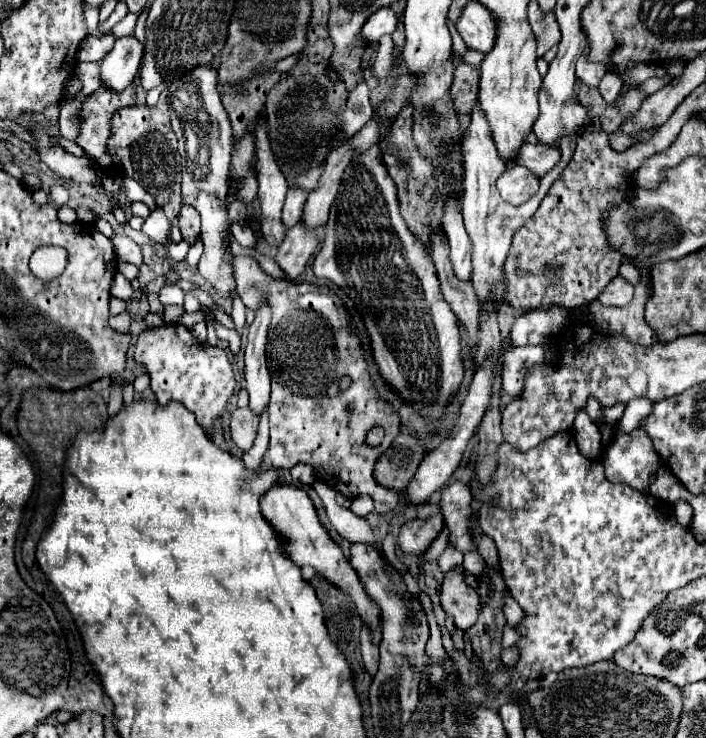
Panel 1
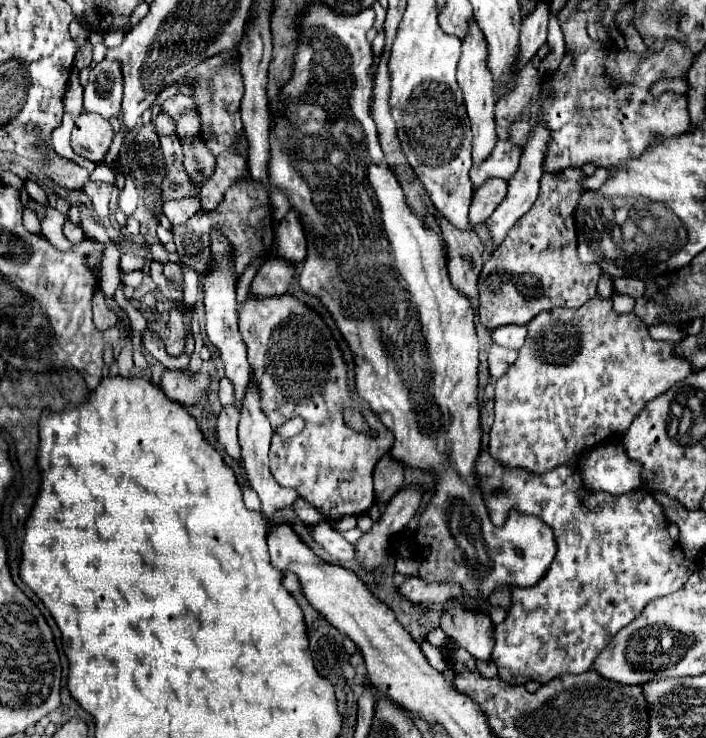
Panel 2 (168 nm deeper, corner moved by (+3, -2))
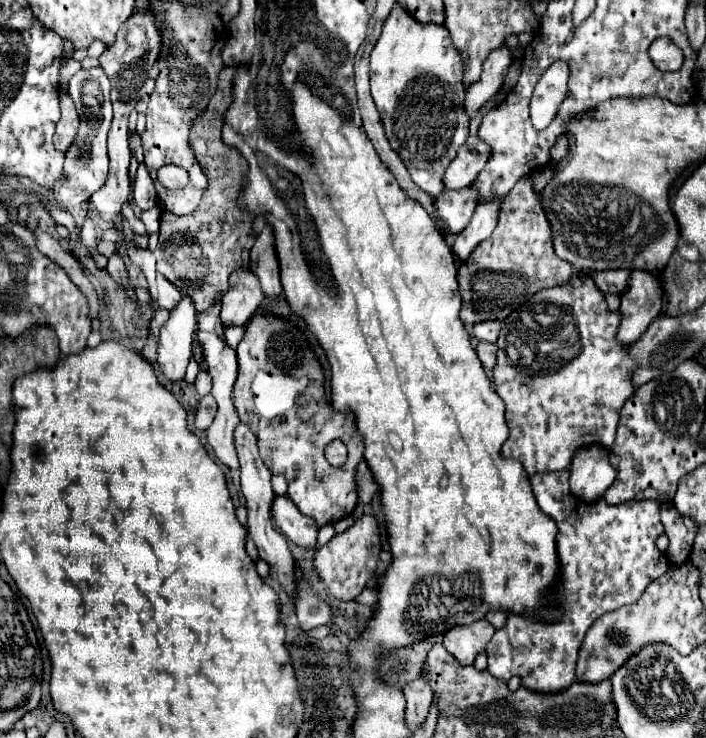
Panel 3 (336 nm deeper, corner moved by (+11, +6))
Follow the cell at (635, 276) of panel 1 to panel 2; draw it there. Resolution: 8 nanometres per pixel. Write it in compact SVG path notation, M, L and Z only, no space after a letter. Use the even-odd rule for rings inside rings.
M618 277L614 279L614 291L620 291L624 295L638 299L640 295L644 295L644 281L636 277Z

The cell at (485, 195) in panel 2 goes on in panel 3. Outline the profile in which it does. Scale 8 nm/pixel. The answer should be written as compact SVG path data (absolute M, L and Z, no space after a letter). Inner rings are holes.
M464 187L464 191L444 191L434 199L434 221L442 235L456 237L472 219L476 205L476 191Z

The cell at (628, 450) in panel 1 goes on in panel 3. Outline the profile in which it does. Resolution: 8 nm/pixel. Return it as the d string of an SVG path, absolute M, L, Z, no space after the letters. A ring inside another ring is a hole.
M588 445L576 451L570 465L570 491L574 497L594 503L614 481L614 471L608 463L608 449Z

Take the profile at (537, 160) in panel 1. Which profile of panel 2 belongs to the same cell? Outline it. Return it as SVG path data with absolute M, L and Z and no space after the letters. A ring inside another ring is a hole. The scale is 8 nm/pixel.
M498 139L492 155L480 167L472 167L470 179L472 179L474 187L482 185L490 177L512 179L520 167L520 157L522 157L522 149L518 145L514 145L512 141Z

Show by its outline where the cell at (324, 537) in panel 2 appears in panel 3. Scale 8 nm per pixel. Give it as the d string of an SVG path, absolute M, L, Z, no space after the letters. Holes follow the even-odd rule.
M274 495L270 513L276 527L284 531L284 535L290 541L294 541L300 547L316 547L316 523L312 523L312 519L308 519L306 515L300 515L300 511L296 511L296 505L288 499L288 495Z

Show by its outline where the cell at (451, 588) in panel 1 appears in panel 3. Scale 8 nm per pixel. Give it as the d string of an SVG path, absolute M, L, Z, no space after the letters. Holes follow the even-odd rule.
M484 619L472 627L454 627L444 635L444 647L456 657L460 665L472 665L476 655L486 649L486 643L494 635L494 627Z

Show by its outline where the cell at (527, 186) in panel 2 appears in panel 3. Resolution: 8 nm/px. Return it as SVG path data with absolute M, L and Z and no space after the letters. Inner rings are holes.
M500 201L498 203L484 203L484 207L476 207L476 213L468 227L454 239L452 243L452 253L456 255L458 261L466 261L468 255L484 241L490 237L490 233L496 227L500 211Z

